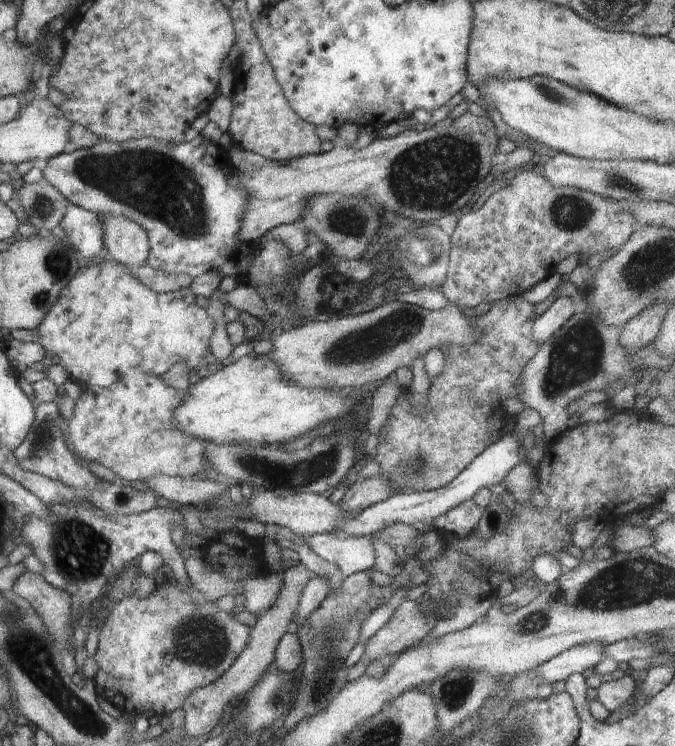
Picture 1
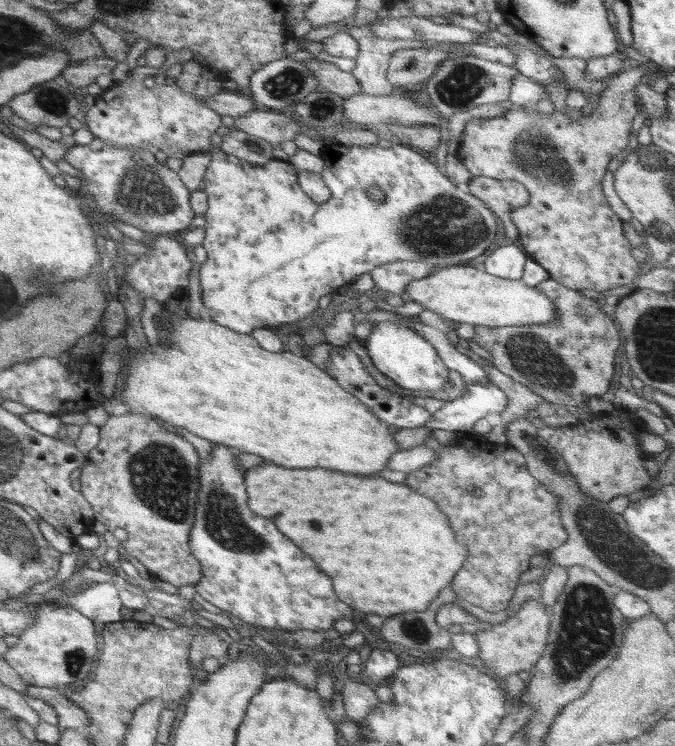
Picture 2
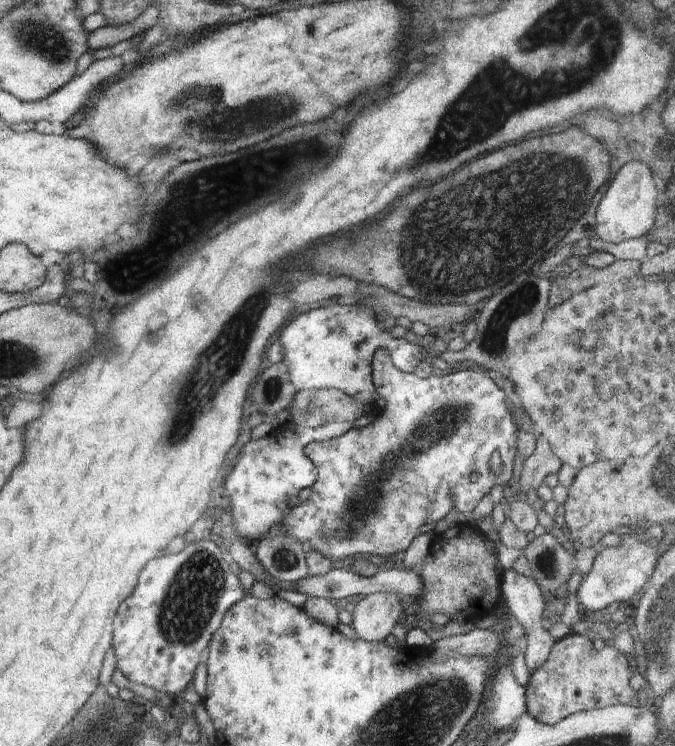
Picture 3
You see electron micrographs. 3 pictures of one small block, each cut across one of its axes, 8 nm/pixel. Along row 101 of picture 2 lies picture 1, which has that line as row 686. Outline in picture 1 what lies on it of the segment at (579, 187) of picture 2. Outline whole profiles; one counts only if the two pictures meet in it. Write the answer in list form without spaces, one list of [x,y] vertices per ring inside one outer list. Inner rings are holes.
[[[625,675],[620,679],[609,676],[597,688],[596,699],[611,713],[622,709],[637,690],[636,681],[631,675]]]

